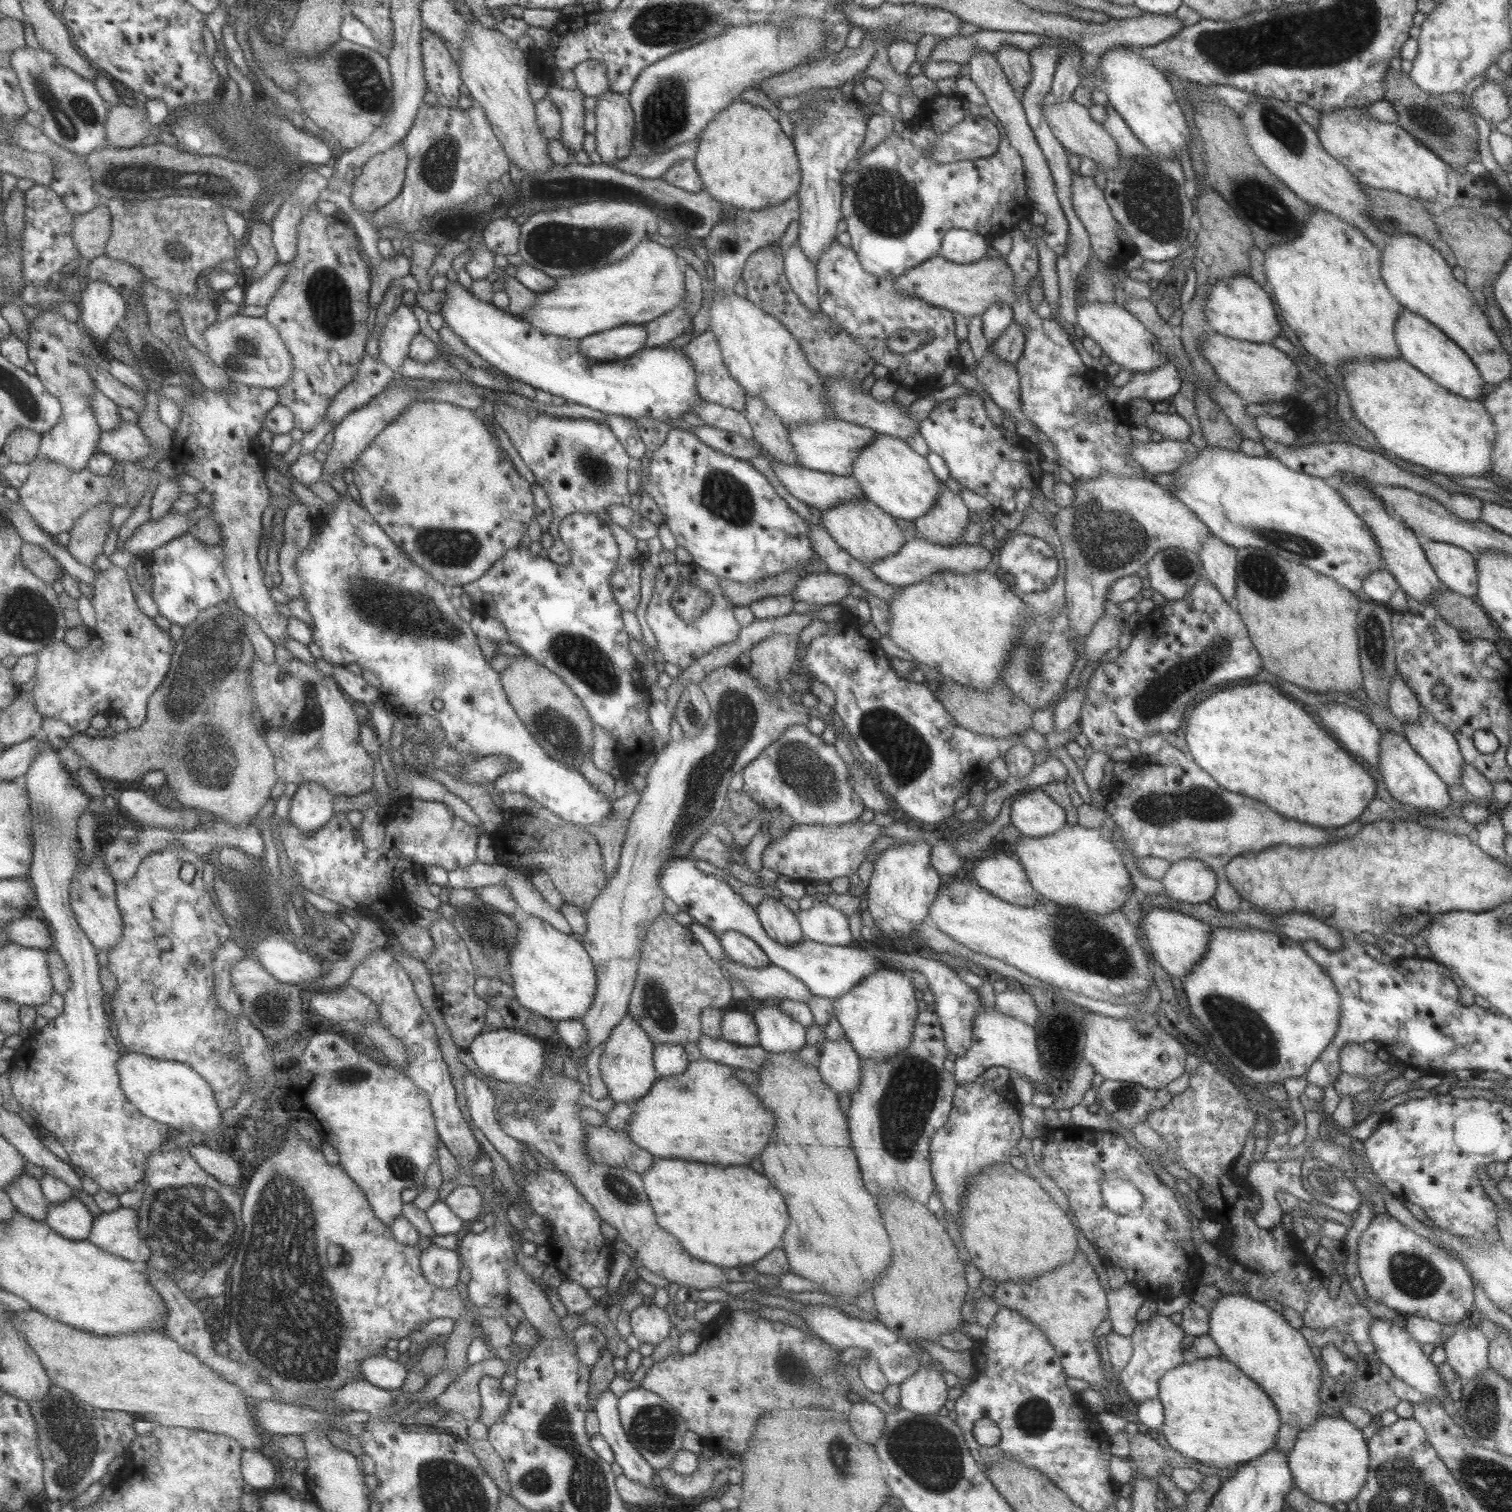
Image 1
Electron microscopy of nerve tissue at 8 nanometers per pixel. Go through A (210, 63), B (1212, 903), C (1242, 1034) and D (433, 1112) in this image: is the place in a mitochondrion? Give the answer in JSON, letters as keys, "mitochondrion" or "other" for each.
{"A":"other","B":"other","C":"mitochondrion","D":"other"}

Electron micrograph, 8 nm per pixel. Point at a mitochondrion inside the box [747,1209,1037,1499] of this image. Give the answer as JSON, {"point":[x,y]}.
{"point":[932,1457]}

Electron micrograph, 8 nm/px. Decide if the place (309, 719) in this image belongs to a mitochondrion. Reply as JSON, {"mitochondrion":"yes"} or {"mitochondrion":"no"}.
{"mitochondrion":"yes"}

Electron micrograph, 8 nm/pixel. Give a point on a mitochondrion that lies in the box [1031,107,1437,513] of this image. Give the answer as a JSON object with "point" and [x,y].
{"point":[1149,203]}

